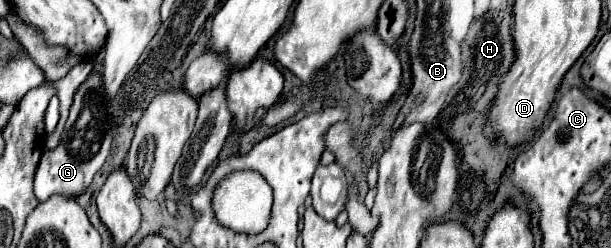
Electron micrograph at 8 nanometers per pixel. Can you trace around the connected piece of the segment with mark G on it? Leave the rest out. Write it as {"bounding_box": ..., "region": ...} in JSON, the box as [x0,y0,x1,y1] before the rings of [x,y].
{"bounding_box":[35,68,113,202],"region":[[[93,68],[89,78],[79,86],[75,94],[61,146],[57,146],[55,150],[47,150],[39,162],[35,174],[35,196],[43,202],[51,194],[69,194],[69,196],[81,194],[91,184],[91,178],[109,156],[111,138],[113,138],[111,128],[113,128],[111,104],[103,88],[101,74]]]}

